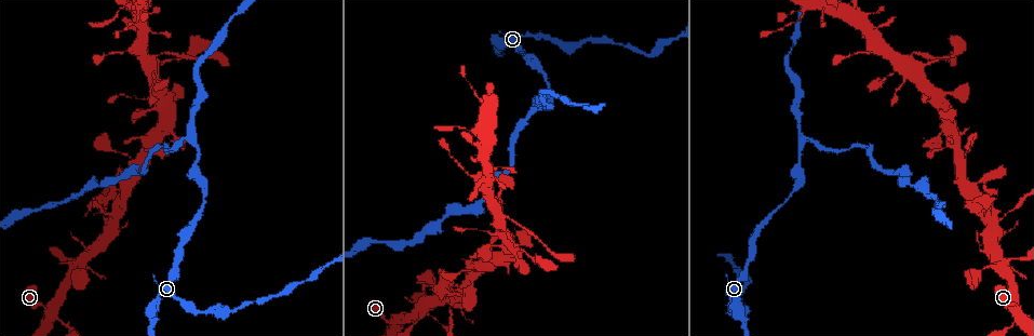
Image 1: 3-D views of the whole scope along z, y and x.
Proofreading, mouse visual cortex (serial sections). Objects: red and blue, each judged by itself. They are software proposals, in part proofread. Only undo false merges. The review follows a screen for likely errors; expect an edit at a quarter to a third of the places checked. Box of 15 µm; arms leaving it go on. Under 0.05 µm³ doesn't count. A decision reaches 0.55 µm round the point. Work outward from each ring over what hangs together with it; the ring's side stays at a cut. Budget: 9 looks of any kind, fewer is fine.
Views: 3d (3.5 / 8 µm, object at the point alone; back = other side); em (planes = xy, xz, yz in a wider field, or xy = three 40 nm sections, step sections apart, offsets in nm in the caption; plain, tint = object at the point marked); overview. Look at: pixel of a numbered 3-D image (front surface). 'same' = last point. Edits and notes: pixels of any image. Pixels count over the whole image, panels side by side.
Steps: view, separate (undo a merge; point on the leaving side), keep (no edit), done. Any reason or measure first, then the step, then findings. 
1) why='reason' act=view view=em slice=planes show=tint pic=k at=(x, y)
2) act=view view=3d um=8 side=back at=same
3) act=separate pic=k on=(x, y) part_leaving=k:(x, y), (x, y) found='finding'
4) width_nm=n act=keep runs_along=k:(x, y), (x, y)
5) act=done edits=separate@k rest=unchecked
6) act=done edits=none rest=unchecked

why='sharp bend' act=view view=em slice=planes show=tint pic=1 at=(80, 263)

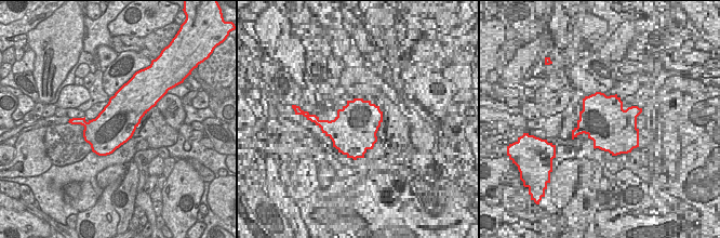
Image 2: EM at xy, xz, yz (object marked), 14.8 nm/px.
act=view view=3d um=3.5 at=same

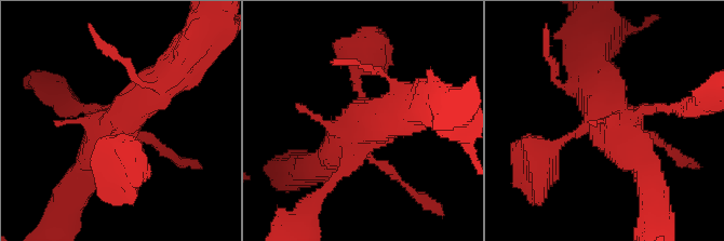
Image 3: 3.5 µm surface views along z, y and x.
act=keep runs_along=3:(86, 170), (123, 117), (176, 70) found='one cell here'

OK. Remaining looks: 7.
why='abrupt turn' act=view view=3d um=3.5 pic=1 at=(114, 217)

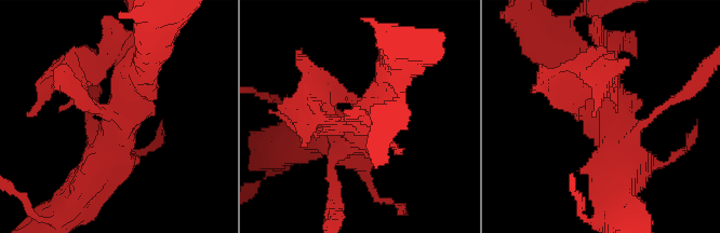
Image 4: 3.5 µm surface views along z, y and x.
arms=4 arm_widths_nm=200,200,500,600 act=view view=em slice=planes show=tint pic=4 at=(120, 112)

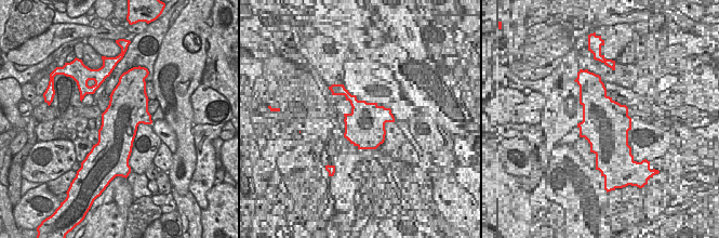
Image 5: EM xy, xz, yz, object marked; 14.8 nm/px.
why='cut it another way' act=view view=em slice=xy step=2 show=tint at=same

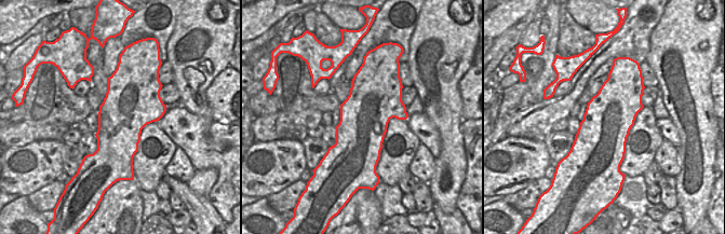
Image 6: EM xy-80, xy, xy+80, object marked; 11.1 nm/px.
act=separate pic=4 on=(81, 94) part_leaving=4:(578, 112), (603, 59) found='two cells meet here'

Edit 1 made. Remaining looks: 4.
why='two arms in line, one across' act=view view=3d um=3.5 pic=1 at=(541, 107)

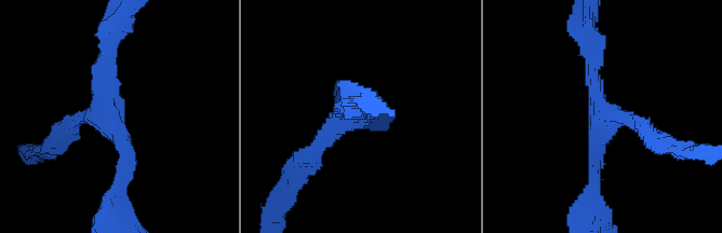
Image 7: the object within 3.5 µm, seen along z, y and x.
arms=3 arm_widths_nm=150,200,250 act=view view=em slice=xy step=3 show=tint pic=7 at=(605, 125)

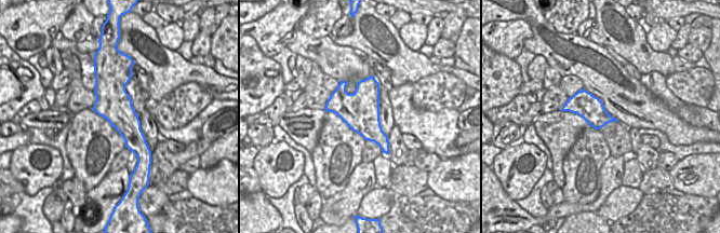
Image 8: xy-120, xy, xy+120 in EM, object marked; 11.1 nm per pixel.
act=view view=em slice=xy step=1 show=tint at=same

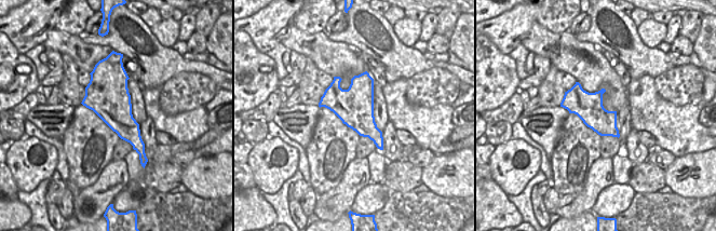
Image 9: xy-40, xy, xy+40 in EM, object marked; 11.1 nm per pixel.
act=keep runs_along=7:(361, 110), (318, 141), (305, 166) found='all the same cell'

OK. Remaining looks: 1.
act=done edits=separate@4 rest=unchecked

